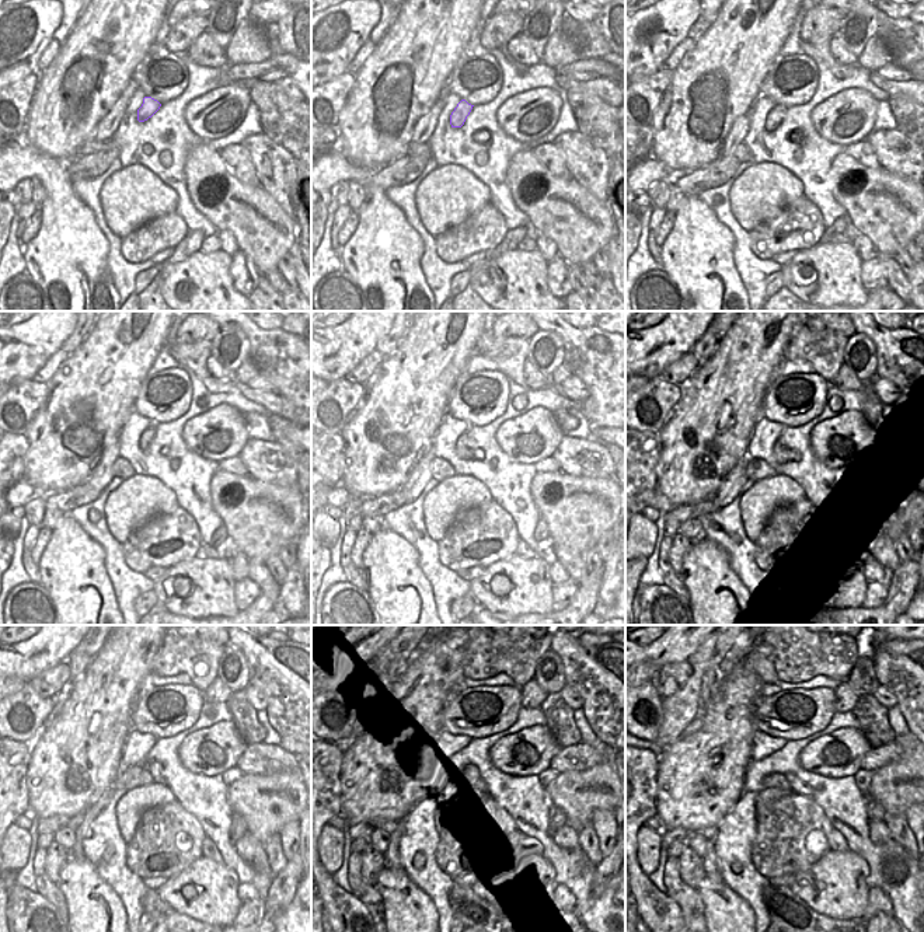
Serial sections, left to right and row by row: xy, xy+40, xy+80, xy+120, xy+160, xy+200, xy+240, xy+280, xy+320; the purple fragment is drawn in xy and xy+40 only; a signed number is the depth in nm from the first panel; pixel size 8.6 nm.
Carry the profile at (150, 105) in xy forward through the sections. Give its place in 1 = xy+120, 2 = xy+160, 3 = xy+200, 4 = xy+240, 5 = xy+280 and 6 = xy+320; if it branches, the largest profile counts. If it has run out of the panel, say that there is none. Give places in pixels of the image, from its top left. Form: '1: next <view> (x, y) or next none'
1: next xy+120 (146, 437)
2: next xy+160 (463, 451)
3: next xy+200 (781, 454)
4: next xy+240 (157, 774)
5: next xy+280 (477, 781)
6: next xy+320 (797, 785)

